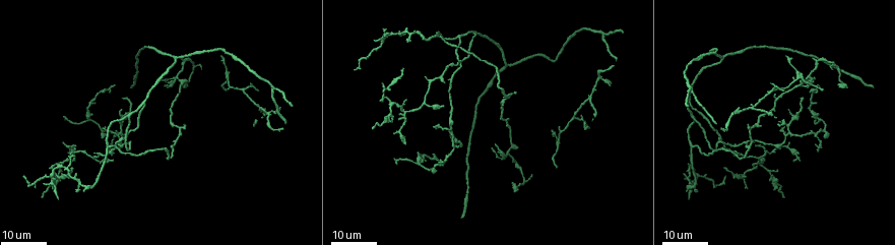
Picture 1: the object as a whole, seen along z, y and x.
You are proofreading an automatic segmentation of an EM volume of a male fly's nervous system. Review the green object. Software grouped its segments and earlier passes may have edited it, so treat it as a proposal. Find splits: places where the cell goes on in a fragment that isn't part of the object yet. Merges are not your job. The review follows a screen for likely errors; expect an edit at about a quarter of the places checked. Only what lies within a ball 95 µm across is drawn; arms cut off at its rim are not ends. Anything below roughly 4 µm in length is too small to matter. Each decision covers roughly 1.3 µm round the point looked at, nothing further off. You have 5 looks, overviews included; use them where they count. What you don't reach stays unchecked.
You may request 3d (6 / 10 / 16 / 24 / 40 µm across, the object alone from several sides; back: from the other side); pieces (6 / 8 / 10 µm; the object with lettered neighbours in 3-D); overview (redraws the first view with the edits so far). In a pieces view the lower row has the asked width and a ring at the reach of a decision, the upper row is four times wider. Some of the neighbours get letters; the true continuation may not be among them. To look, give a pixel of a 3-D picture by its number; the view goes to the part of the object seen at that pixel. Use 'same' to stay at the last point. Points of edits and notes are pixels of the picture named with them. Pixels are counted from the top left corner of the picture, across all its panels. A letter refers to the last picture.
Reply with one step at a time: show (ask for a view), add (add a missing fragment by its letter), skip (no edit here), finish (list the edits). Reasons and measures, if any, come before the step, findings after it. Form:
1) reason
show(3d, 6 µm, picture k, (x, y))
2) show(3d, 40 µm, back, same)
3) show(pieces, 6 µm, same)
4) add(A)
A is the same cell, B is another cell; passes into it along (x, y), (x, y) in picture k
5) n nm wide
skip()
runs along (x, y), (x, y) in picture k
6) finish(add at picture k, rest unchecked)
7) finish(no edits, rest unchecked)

long arm stops here
show(3d, 24 µm, picture 1, (404, 68))

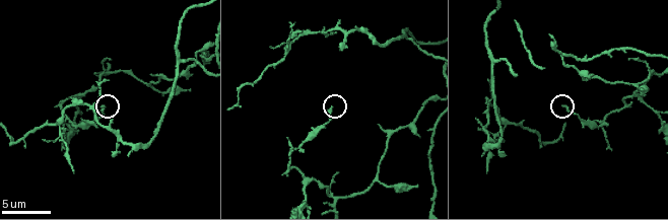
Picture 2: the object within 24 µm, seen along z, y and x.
show(pieces, 10 µm, picture 2, (105, 107))

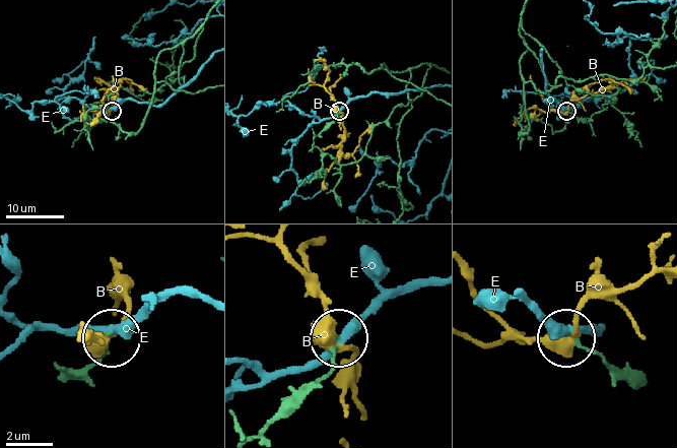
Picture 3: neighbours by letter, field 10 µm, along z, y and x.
skip()
B and E are other cells; none of them fits

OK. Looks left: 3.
thick end
show(pieces, 6 µm, picture 2, (505, 155))

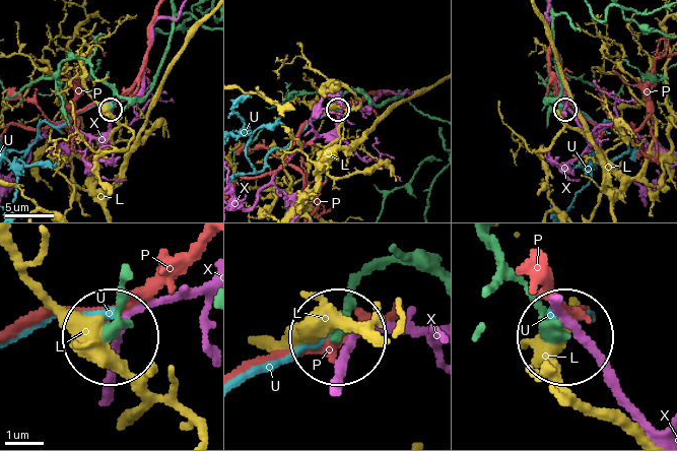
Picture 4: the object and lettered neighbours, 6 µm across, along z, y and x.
skip()
L, P, U and X are other cells; runs along (493, 291), (519, 283), (564, 335) in picture 4; none of them fits

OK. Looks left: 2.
thin end
show(pieces, 6 µm, picture 2, (477, 120))

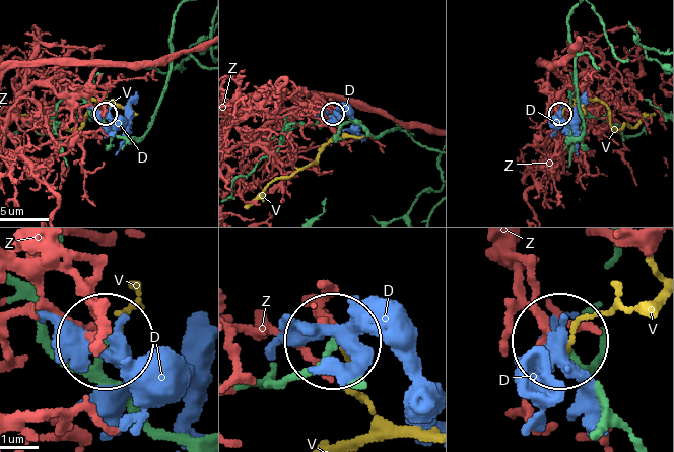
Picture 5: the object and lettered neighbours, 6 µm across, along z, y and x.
skip()
D, V and Z are other cells; runs along (598, 427), (601, 397), (558, 342) in picture 5; no lettered fragment goes on from it

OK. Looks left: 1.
finish(no edits, rest unchecked)

